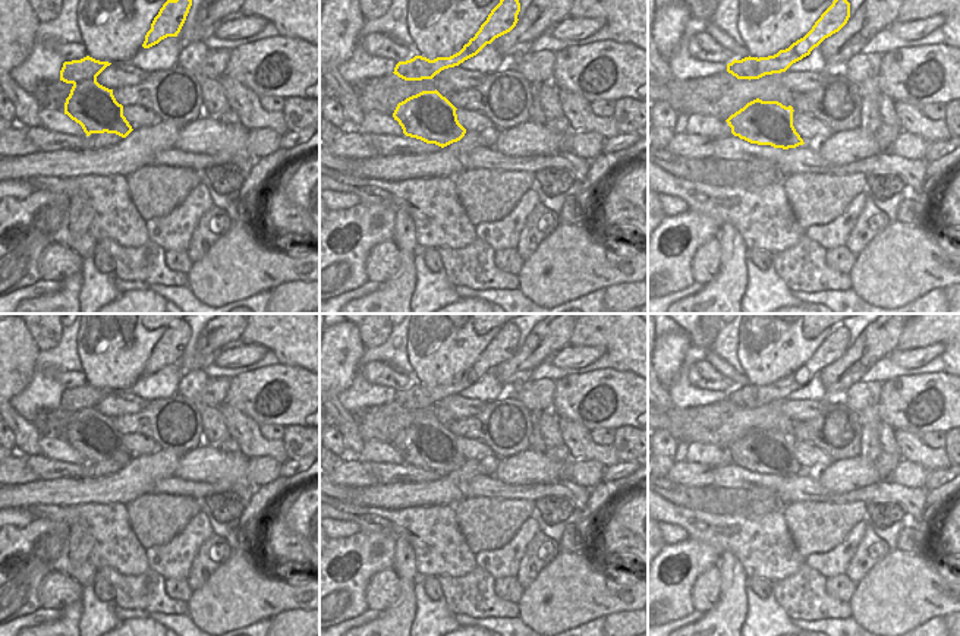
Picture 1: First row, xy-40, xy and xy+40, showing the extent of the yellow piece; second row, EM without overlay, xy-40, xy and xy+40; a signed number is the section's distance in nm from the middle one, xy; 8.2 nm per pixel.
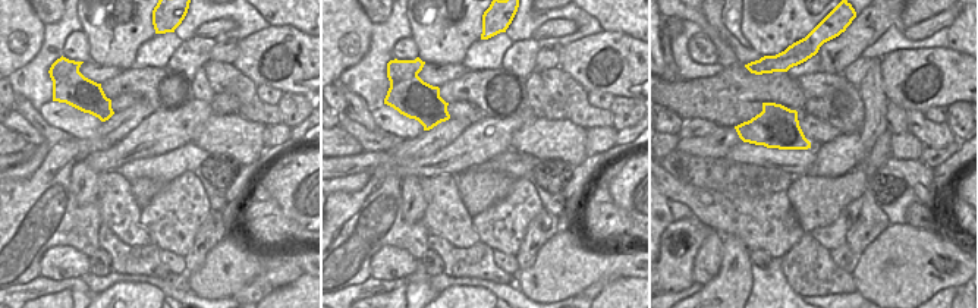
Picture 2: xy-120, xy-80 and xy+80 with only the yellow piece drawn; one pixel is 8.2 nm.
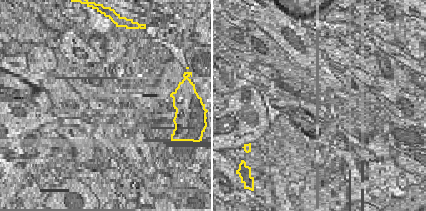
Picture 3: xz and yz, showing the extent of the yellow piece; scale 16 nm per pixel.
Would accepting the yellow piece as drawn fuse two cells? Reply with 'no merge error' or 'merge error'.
merge error

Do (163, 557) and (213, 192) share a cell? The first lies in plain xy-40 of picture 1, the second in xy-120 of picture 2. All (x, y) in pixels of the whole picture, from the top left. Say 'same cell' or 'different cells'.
different cells

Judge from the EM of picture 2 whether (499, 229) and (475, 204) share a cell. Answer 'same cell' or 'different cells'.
different cells

